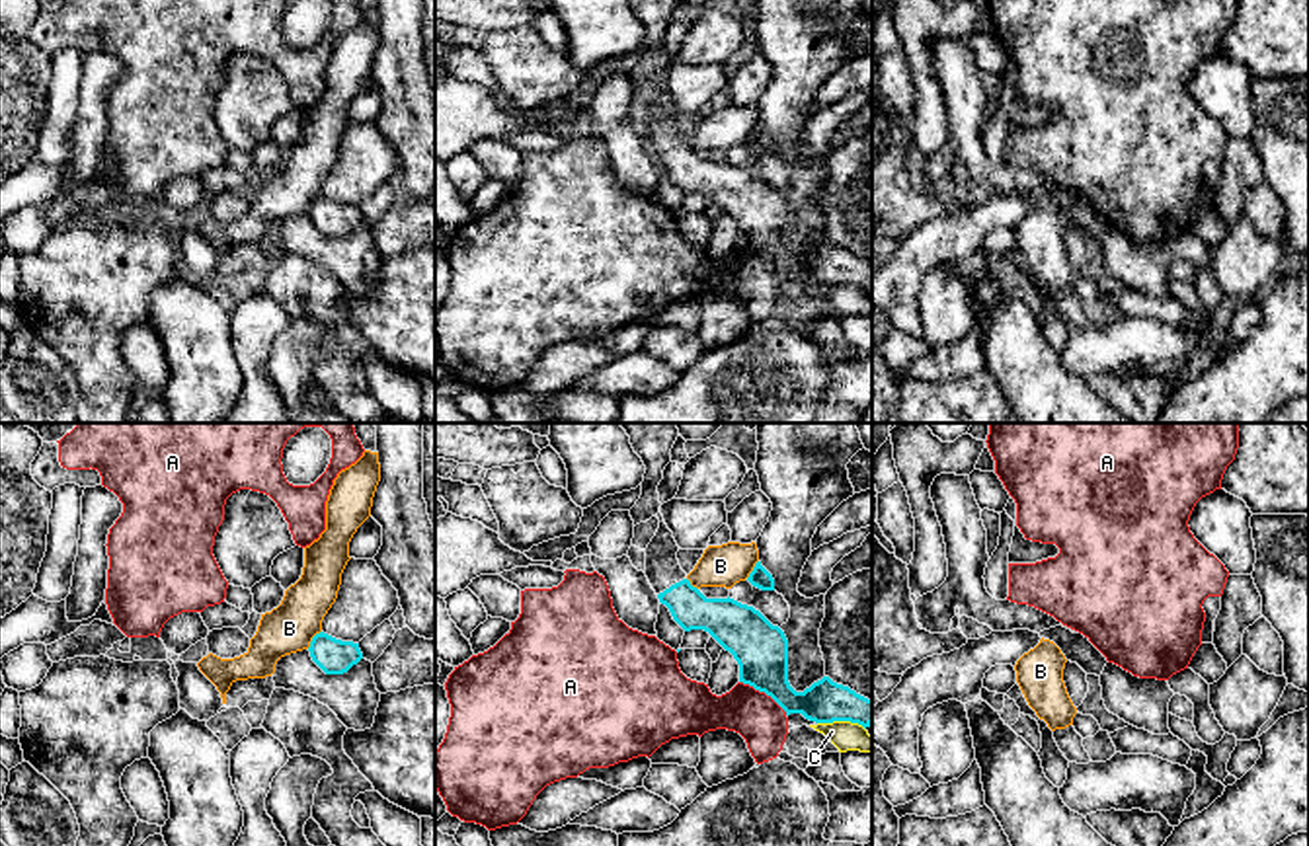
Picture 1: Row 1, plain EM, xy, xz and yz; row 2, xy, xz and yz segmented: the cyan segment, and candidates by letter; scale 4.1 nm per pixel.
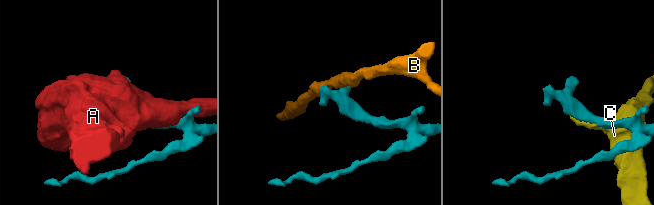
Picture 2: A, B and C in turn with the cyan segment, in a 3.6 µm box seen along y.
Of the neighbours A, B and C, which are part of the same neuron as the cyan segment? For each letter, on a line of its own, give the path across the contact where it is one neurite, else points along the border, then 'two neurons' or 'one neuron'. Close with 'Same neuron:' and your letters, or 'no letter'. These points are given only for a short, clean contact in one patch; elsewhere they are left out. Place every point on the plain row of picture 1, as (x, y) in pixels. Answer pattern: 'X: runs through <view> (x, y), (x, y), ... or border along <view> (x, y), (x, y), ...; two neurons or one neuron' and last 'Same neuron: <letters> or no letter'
A: two neurons
B: two neurons
C: two neurons
Same neuron: no letter

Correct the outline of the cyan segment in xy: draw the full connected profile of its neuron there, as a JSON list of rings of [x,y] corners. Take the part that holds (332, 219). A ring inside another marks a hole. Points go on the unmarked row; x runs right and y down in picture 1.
[[[324,195],[312,201],[308,214],[326,238],[343,238],[363,222],[359,207],[341,205]]]

